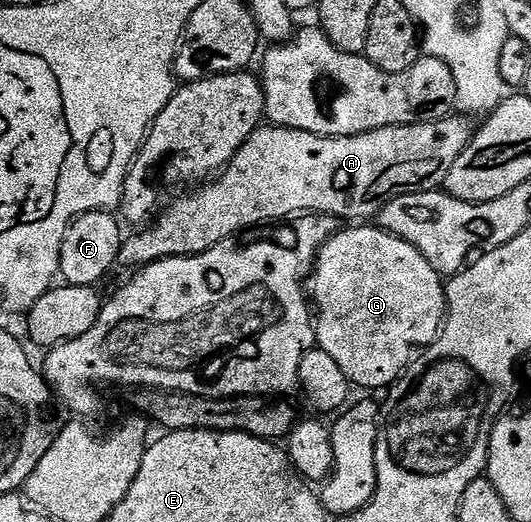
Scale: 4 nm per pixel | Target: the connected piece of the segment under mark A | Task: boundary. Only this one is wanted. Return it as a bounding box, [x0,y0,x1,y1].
[118,113,472,269]

